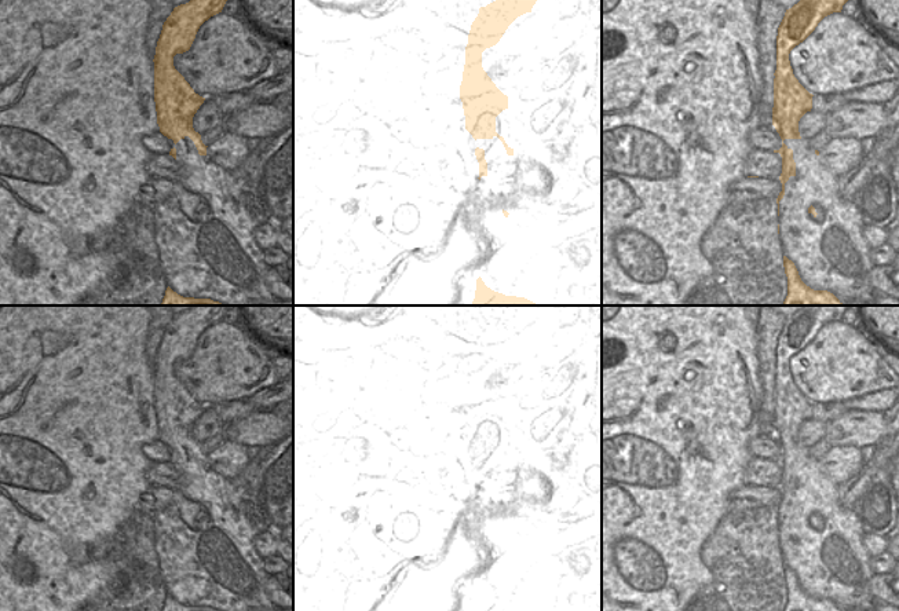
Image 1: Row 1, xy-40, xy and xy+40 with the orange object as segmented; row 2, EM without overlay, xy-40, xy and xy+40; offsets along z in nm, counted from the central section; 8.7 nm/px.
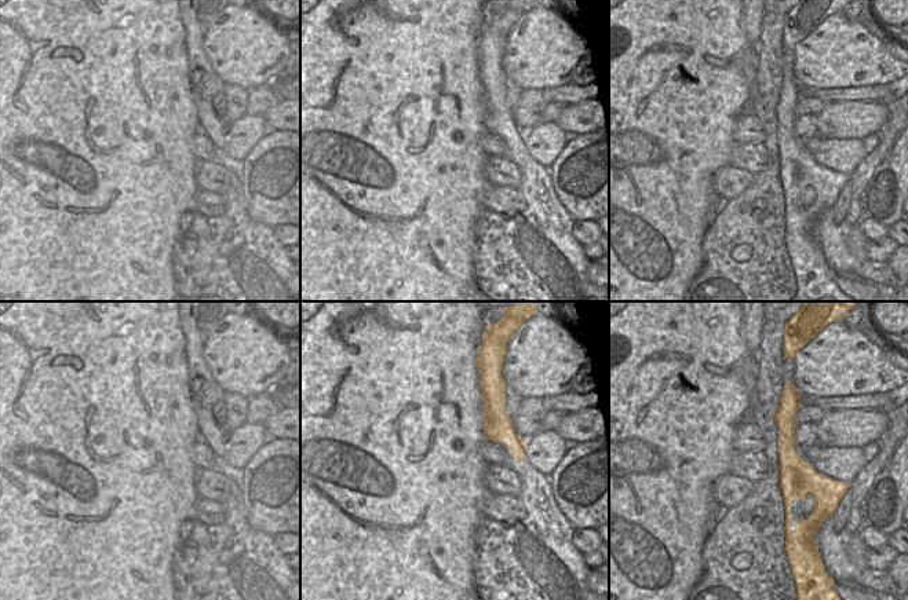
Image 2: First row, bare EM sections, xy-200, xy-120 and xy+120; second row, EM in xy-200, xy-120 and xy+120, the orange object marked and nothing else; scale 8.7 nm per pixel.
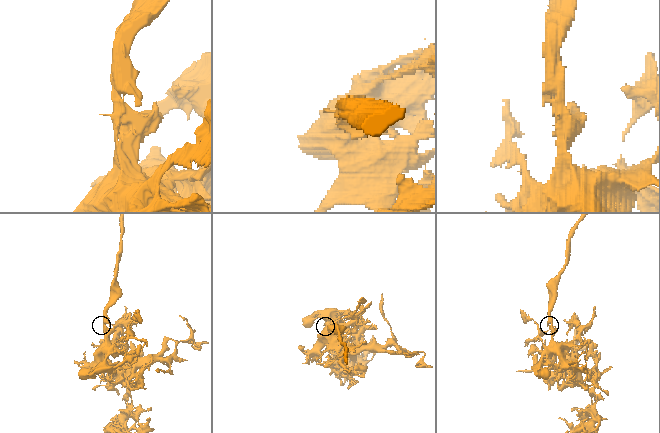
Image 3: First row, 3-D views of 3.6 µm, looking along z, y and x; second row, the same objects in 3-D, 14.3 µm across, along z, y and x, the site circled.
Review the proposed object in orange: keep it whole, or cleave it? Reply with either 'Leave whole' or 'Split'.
Split

